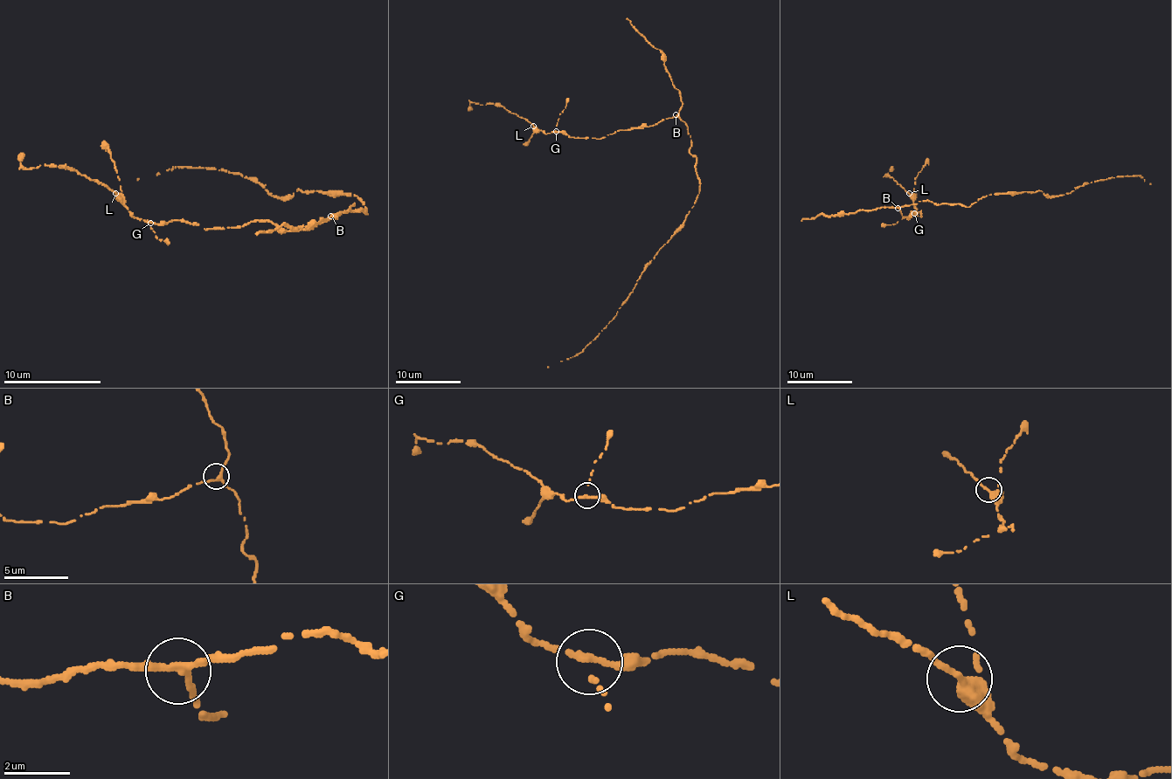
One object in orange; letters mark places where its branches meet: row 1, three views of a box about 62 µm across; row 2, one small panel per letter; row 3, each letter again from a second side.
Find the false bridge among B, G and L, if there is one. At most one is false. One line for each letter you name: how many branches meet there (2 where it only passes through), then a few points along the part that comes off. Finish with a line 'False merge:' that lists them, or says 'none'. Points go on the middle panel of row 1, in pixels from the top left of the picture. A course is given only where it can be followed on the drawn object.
False merge: none

